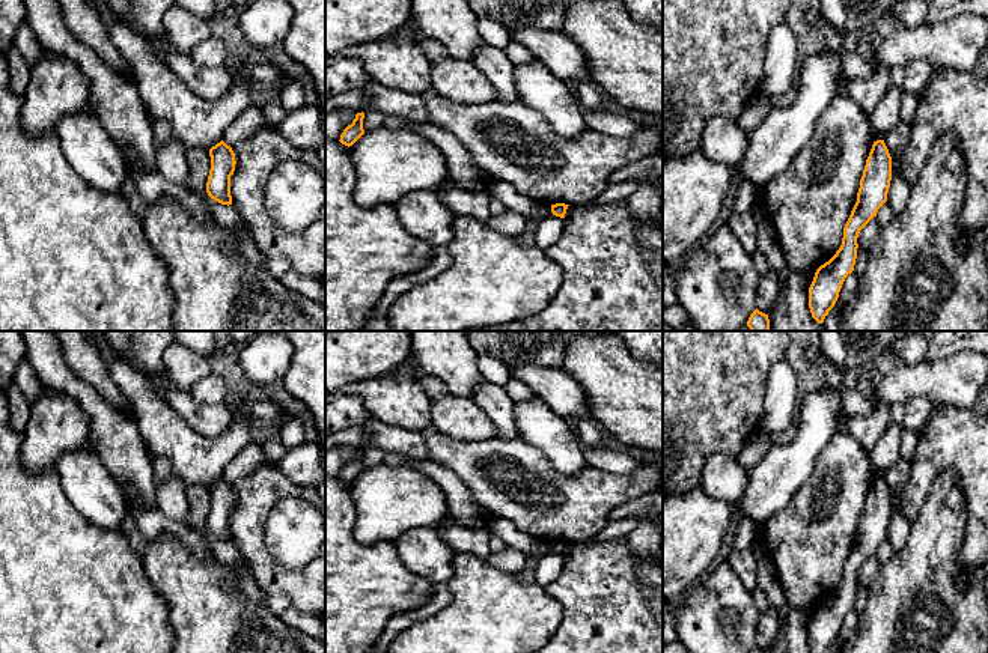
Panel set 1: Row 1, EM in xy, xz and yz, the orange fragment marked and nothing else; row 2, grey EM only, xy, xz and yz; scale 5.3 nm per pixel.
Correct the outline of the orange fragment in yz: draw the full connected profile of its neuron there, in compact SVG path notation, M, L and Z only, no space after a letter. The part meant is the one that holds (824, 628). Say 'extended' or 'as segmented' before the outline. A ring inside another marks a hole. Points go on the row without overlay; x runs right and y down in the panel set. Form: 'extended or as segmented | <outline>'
as segmented | M877 477L866 497L857 539L843 564L842 582L828 599L816 606L809 624L812 653L827 653L834 644L845 615L854 608L858 570L887 539L890 518L892 494L884 477Z

